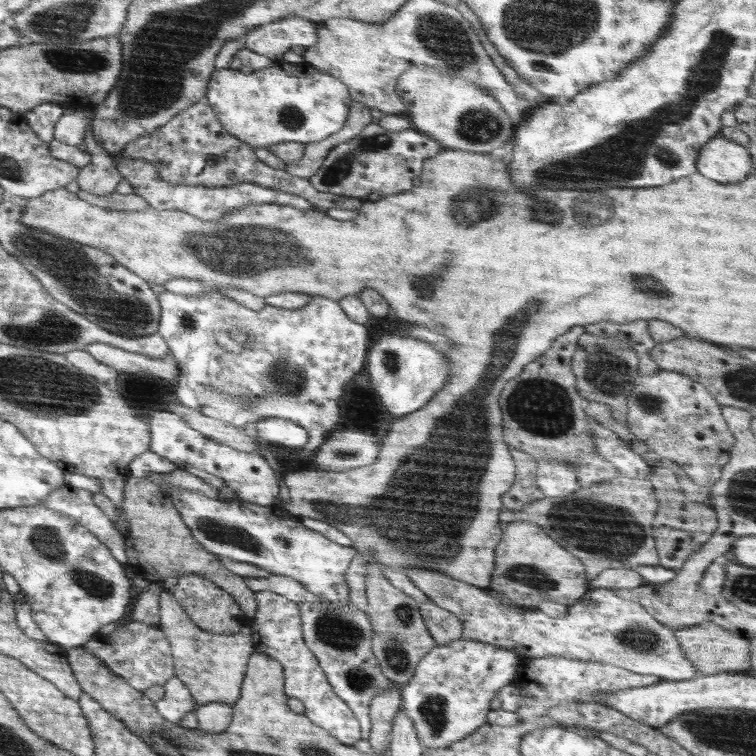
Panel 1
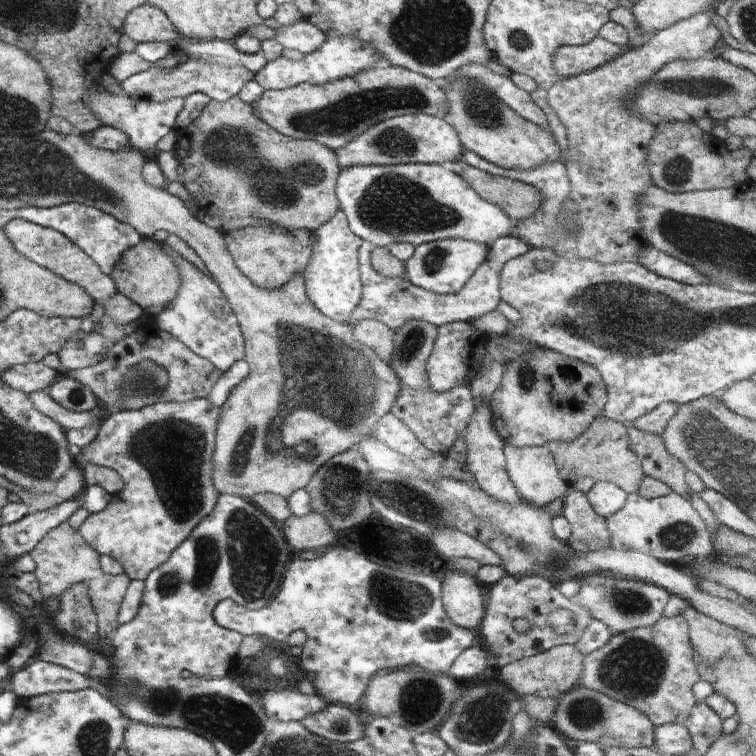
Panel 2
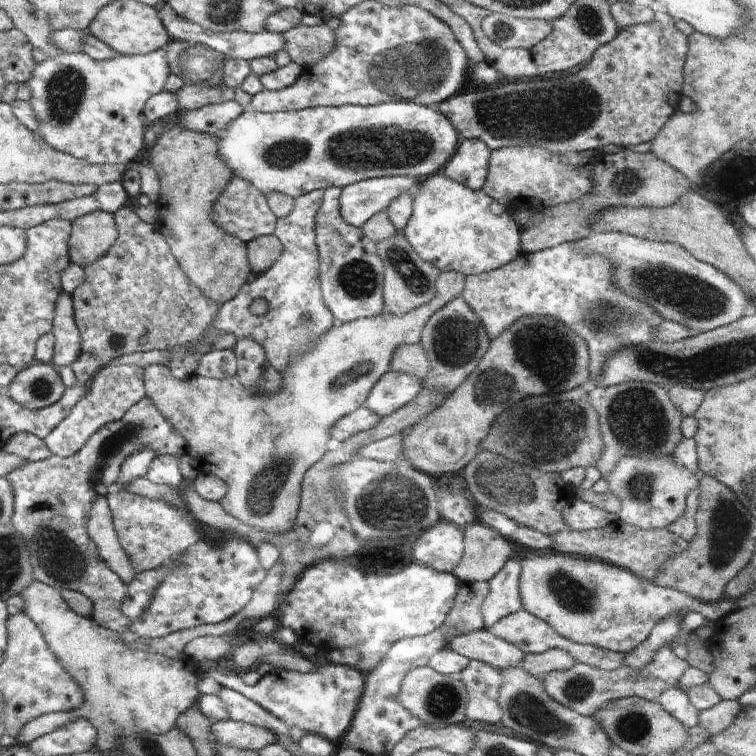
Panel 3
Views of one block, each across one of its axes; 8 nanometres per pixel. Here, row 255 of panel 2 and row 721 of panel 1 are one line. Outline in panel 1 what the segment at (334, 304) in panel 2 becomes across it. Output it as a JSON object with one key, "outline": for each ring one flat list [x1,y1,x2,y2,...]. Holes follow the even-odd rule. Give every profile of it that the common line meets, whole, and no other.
{"outline":[[271,590,258,591,254,597,258,601,258,610,250,622,252,642,255,650,280,661,284,667,284,695,300,700,305,706,305,715,314,725,326,730,342,744,353,746,361,740,361,727,352,709,332,690,318,659,304,642,299,603]]}

